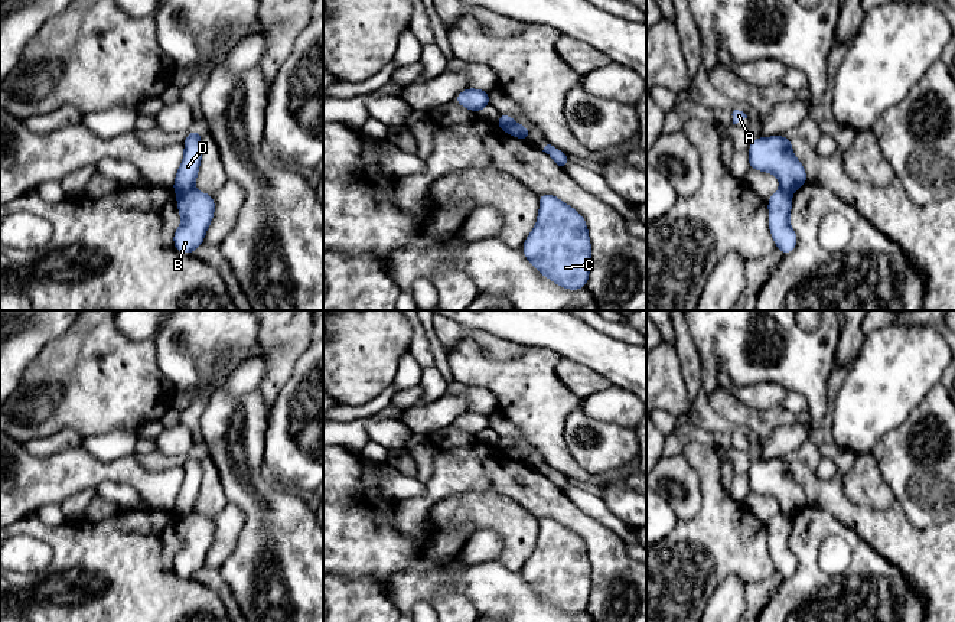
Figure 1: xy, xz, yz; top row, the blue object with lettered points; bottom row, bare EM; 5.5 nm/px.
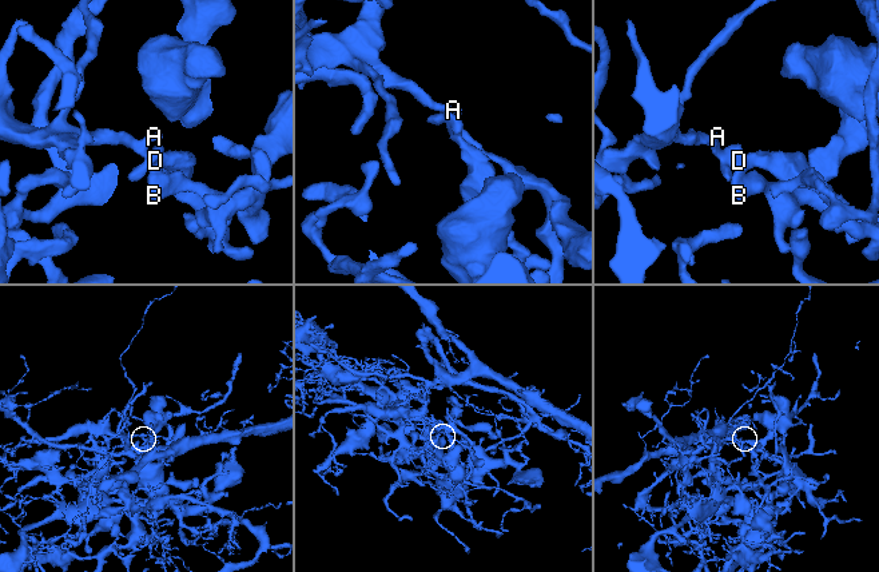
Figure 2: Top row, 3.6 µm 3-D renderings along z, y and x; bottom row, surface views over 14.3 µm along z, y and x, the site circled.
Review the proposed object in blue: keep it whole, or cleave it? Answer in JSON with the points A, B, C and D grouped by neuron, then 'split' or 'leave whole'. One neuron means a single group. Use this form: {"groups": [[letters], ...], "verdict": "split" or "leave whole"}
{"groups": [["A", "D"], ["B", "C"]], "verdict": "split"}

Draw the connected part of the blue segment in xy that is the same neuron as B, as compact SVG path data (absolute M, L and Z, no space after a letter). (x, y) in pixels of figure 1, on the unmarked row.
M198 514L177 517L177 534L182 540L173 557L176 574L192 577L203 567L206 553L214 543L215 524L212 518Z

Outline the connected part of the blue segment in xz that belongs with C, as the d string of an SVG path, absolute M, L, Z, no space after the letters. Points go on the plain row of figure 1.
M551 517L538 520L537 547L522 567L527 583L563 612L587 609L591 566L580 535Z

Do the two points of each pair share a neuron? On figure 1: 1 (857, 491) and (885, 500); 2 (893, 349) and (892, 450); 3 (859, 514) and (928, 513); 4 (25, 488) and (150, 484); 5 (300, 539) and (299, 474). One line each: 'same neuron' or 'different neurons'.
1: same neuron
2: different neurons
3: different neurons
4: same neuron
5: different neurons

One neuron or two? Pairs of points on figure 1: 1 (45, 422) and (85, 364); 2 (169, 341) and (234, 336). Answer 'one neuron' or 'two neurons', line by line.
1: one neuron
2: one neuron

